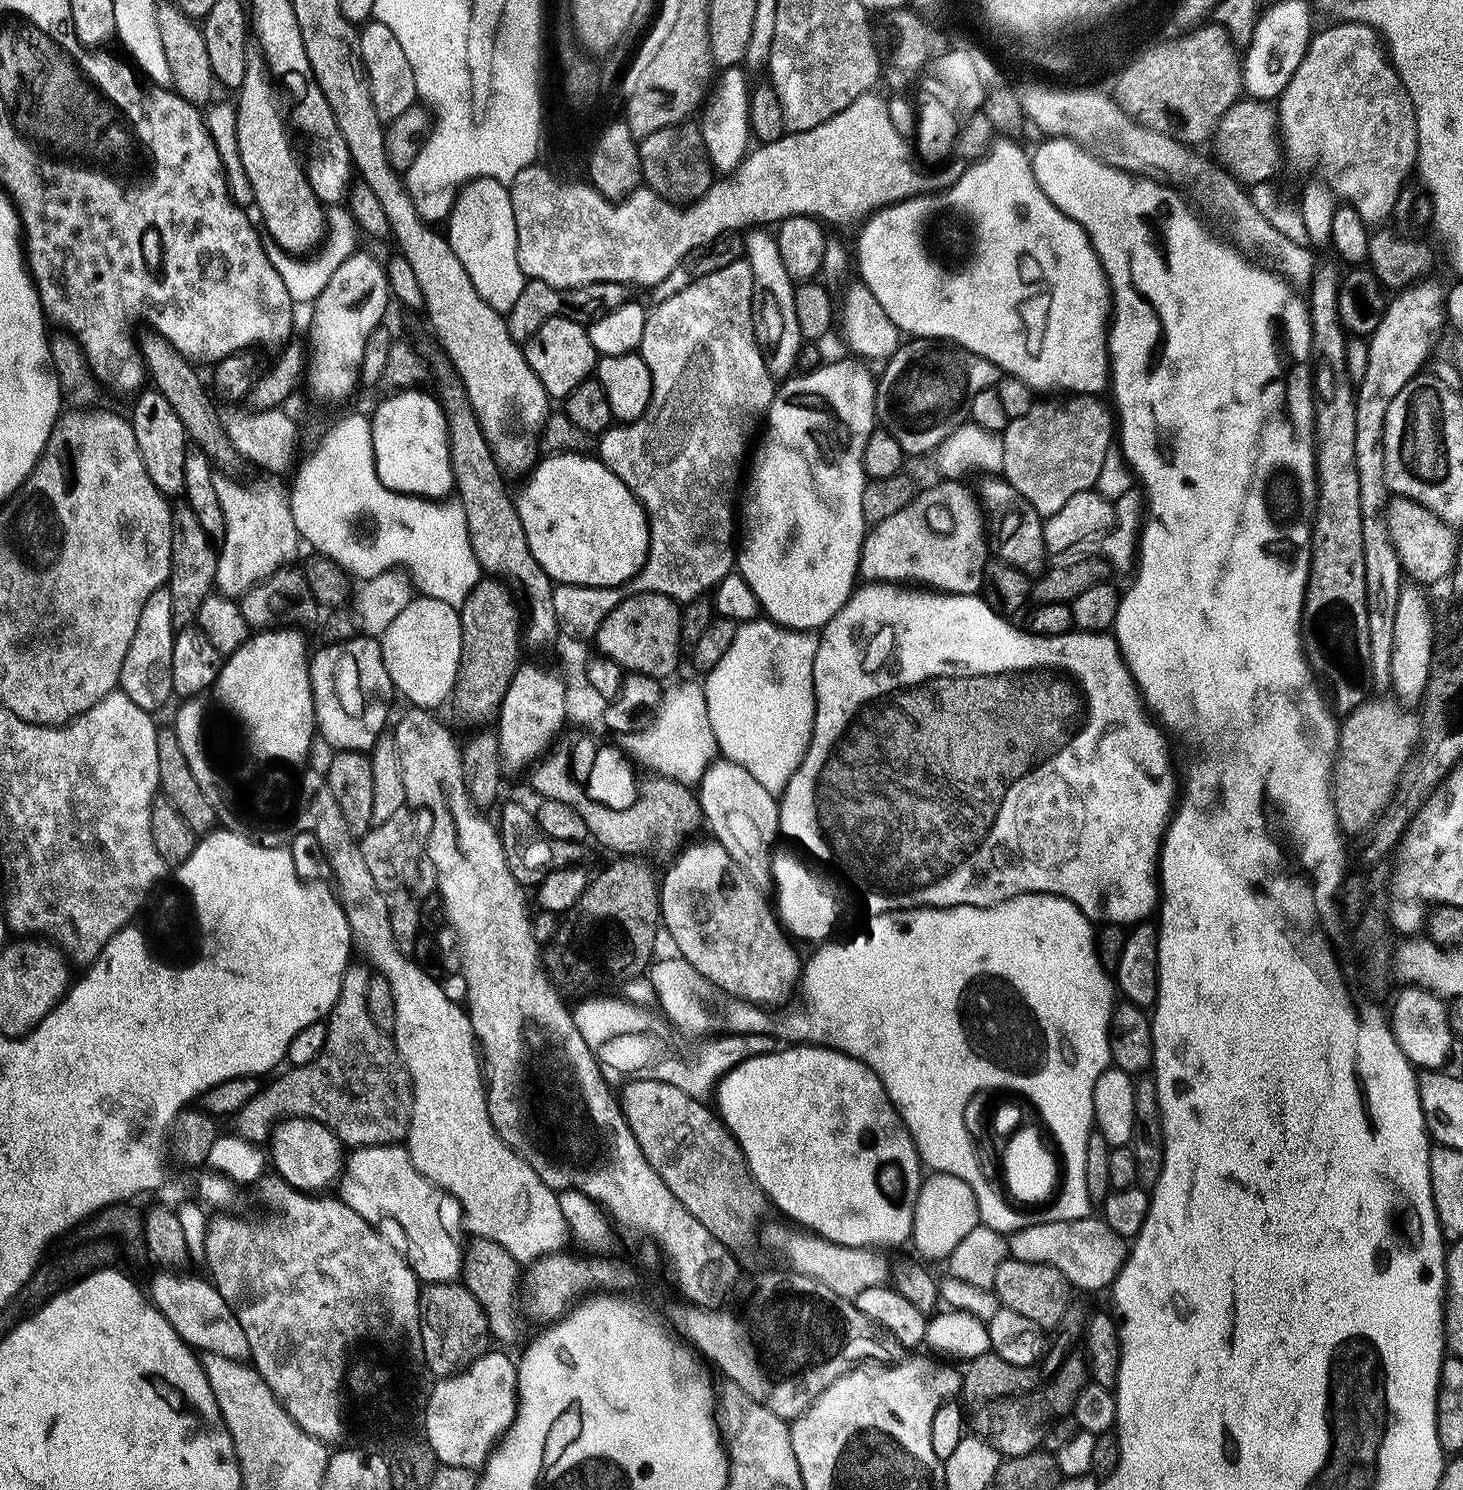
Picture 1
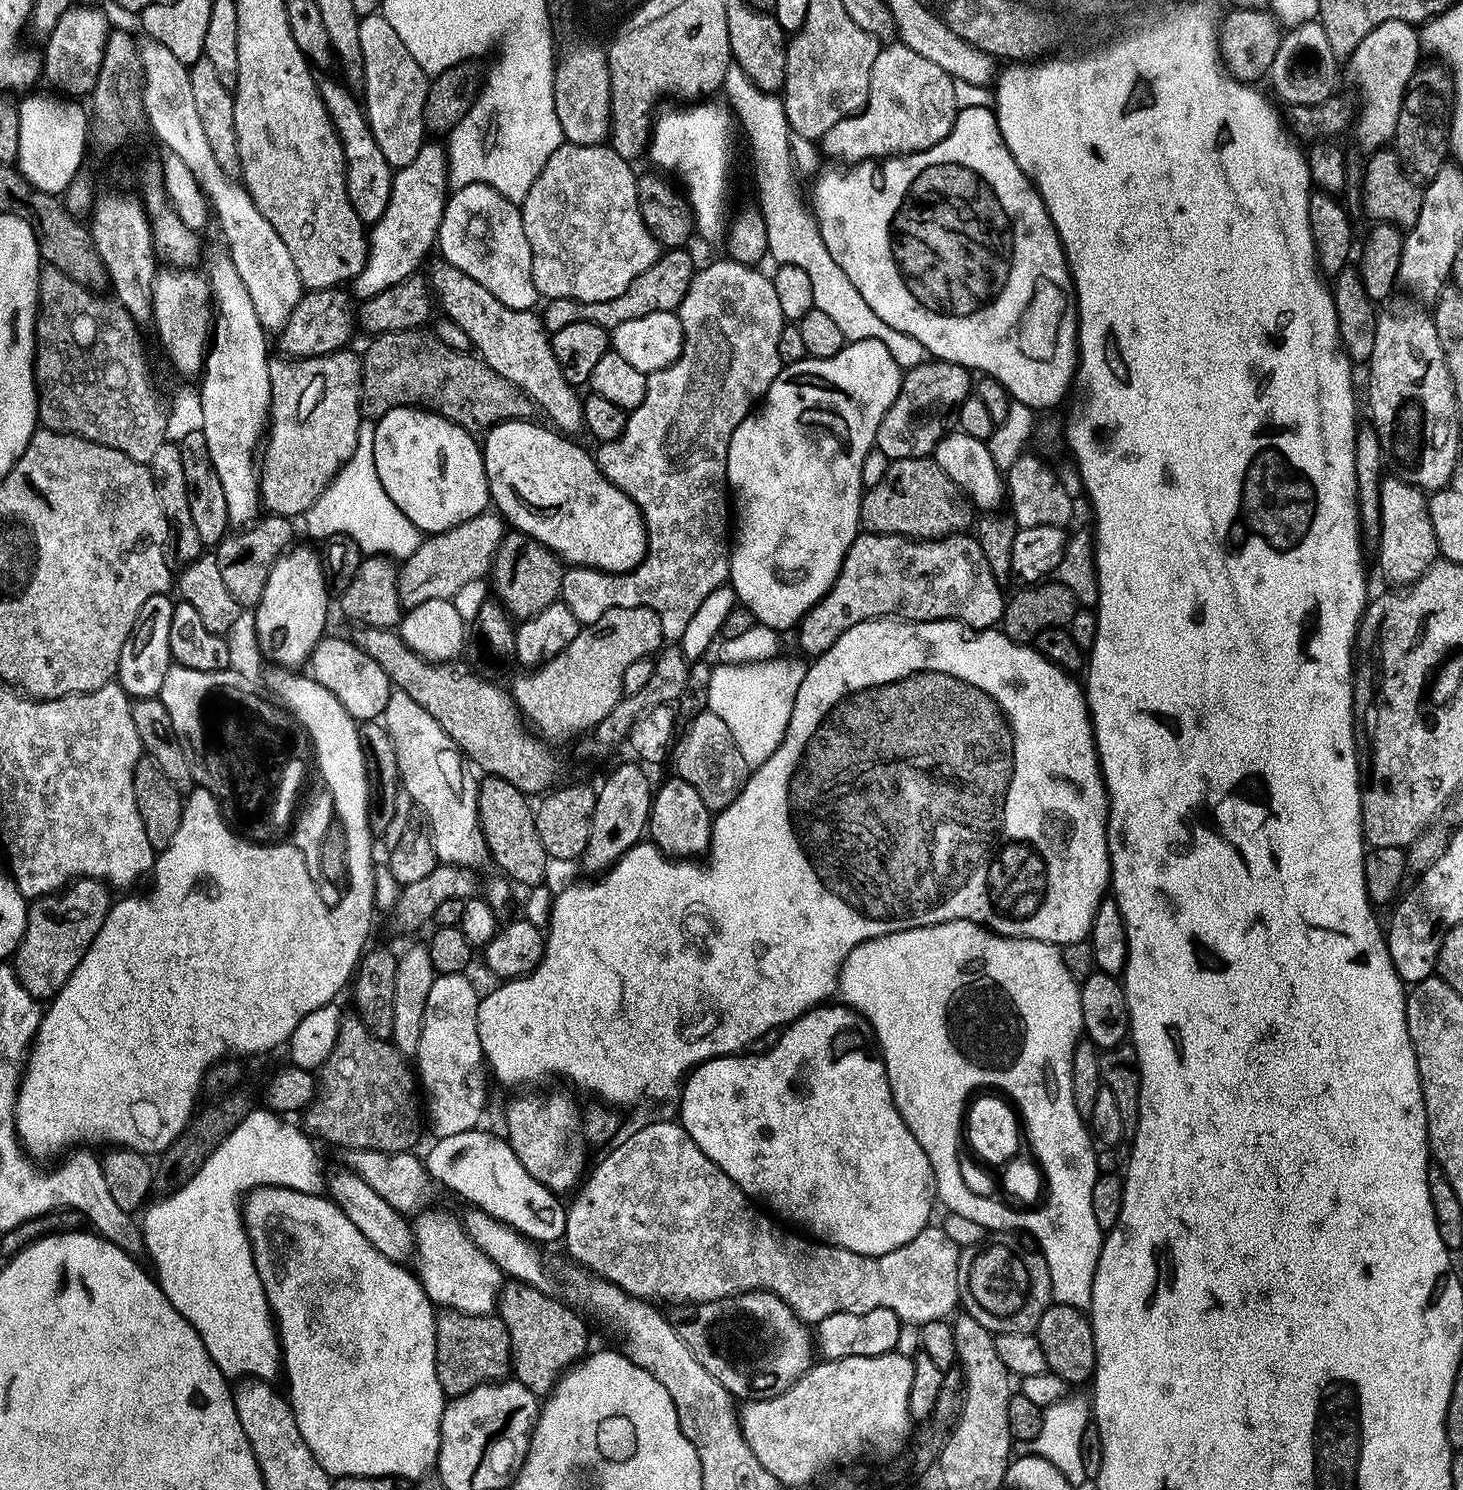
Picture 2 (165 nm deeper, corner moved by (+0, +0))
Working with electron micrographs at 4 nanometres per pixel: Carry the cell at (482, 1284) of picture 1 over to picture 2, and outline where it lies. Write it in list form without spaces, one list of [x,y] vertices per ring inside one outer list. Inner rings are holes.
[[[514,1279],[501,1287],[498,1297],[498,1315],[510,1338],[511,1375],[537,1398],[547,1397],[560,1377],[572,1365],[579,1364],[589,1351],[588,1328],[583,1318],[574,1309],[559,1304],[554,1297]]]

